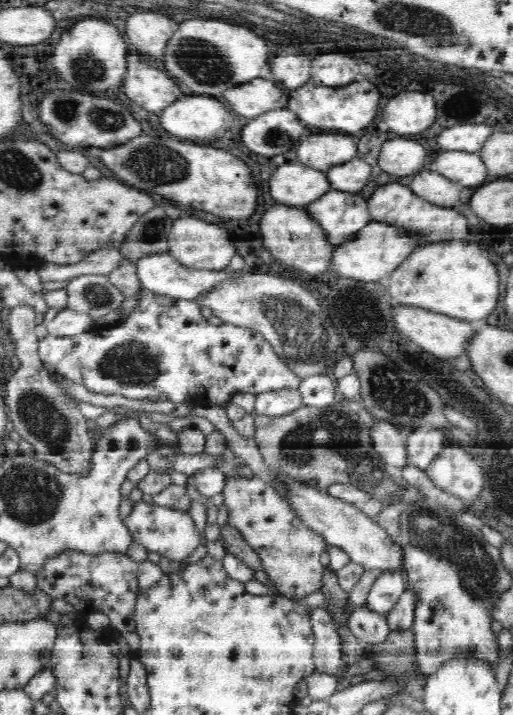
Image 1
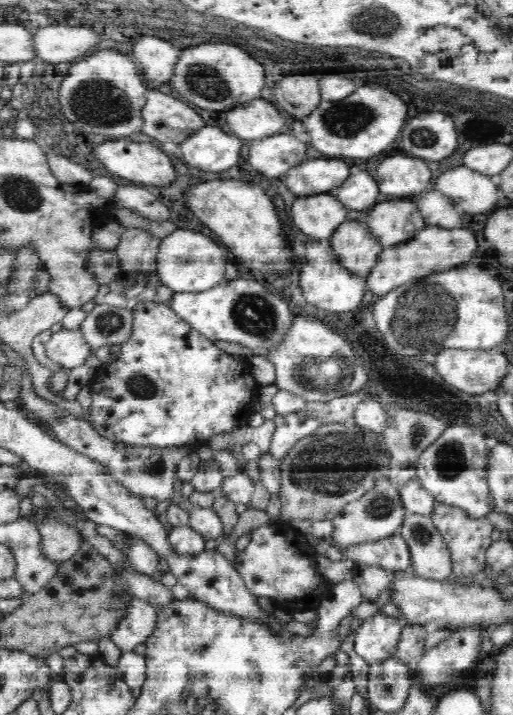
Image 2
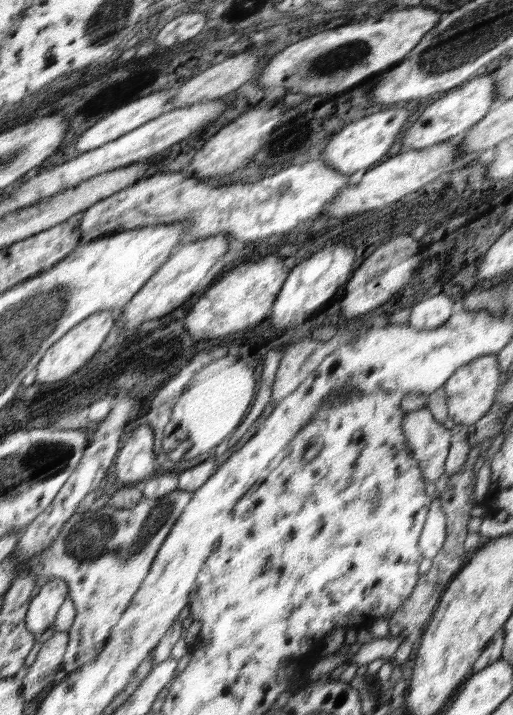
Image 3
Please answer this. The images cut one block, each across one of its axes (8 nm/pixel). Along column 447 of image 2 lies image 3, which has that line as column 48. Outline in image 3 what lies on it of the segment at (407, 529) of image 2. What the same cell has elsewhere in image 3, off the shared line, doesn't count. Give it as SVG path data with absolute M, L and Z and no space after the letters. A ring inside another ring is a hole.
M176 488L158 498L143 496L130 509L117 509L106 503L95 511L88 509L82 515L74 514L45 552L41 552L39 558L30 559L27 565L36 578L46 576L68 583L68 594L75 604L76 614L68 631L69 641L62 664L66 673L78 670L102 652L112 628L118 624L122 612L148 574L162 542L192 496L194 491Z

